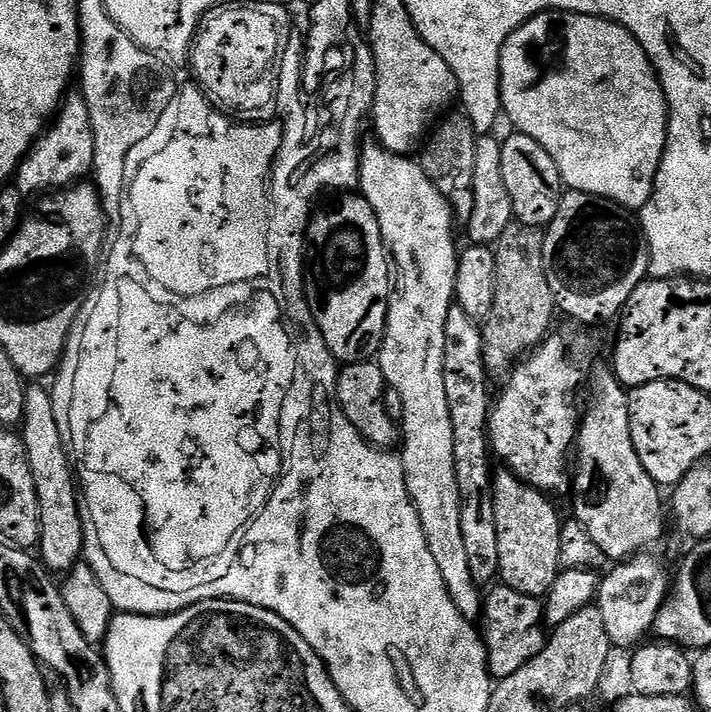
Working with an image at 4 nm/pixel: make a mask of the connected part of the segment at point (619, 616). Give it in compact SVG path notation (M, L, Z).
M641 554L627 562L620 562L615 565L616 568L607 577L601 579L600 591L598 593L598 607L602 618L608 623L608 633L612 639L613 645L617 649L628 648L639 645L645 639L644 631L651 629L656 623L656 613L662 607L666 597L670 592L670 576L664 573L664 568L656 560L651 560L651 555Z

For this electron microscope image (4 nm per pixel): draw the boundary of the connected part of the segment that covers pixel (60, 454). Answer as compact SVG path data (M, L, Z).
M31 383L25 389L20 437L26 446L27 462L30 463L35 493L38 494L40 518L38 552L41 561L49 571L66 574L79 563L83 555L84 519L74 466L64 434L59 430L59 424L54 416L51 391L46 386L44 388L38 384L41 383Z

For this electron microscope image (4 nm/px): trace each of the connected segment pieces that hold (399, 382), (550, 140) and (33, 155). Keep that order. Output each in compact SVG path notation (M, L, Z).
M379 142L365 143L360 150L360 183L359 191L370 202L374 214L378 218L378 226L382 230L384 244L390 253L390 260L393 265L400 267L401 280L398 280L398 288L404 293L401 294L400 300L393 299L388 306L388 325L384 331L384 344L380 347L378 353L378 363L382 374L384 375L385 385L394 390L402 398L402 410L404 419L402 421L402 445L404 452L399 453L400 461L404 467L404 481L406 490L412 499L412 505L418 510L418 518L422 522L422 534L426 534L426 546L430 546L430 555L434 558L434 563L438 566L438 571L442 574L442 582L446 582L446 590L450 594L450 602L454 602L458 614L462 618L473 622L481 619L484 611L484 596L482 595L481 585L474 582L474 574L470 574L470 562L466 555L466 545L462 543L462 506L460 505L460 495L458 494L458 478L454 474L454 425L450 423L450 402L446 402L446 378L444 377L444 367L442 358L446 358L446 318L454 306L456 298L456 261L458 259L458 247L456 248L456 236L452 233L452 224L454 225L454 213L452 207L446 202L446 198L430 182L430 178L422 170L422 166L412 158L399 156L393 152L388 152Z
M539 12L502 46L500 106L515 131L526 134L554 158L560 179L573 192L605 196L639 210L652 193L668 137L668 99L642 46L622 26L600 16Z
M69 91L61 103L59 112L17 168L14 187L25 198L32 198L35 192L44 194L49 190L67 190L81 183L87 177L84 175L87 172L89 175L94 169L97 139L98 134L92 125L83 92Z

